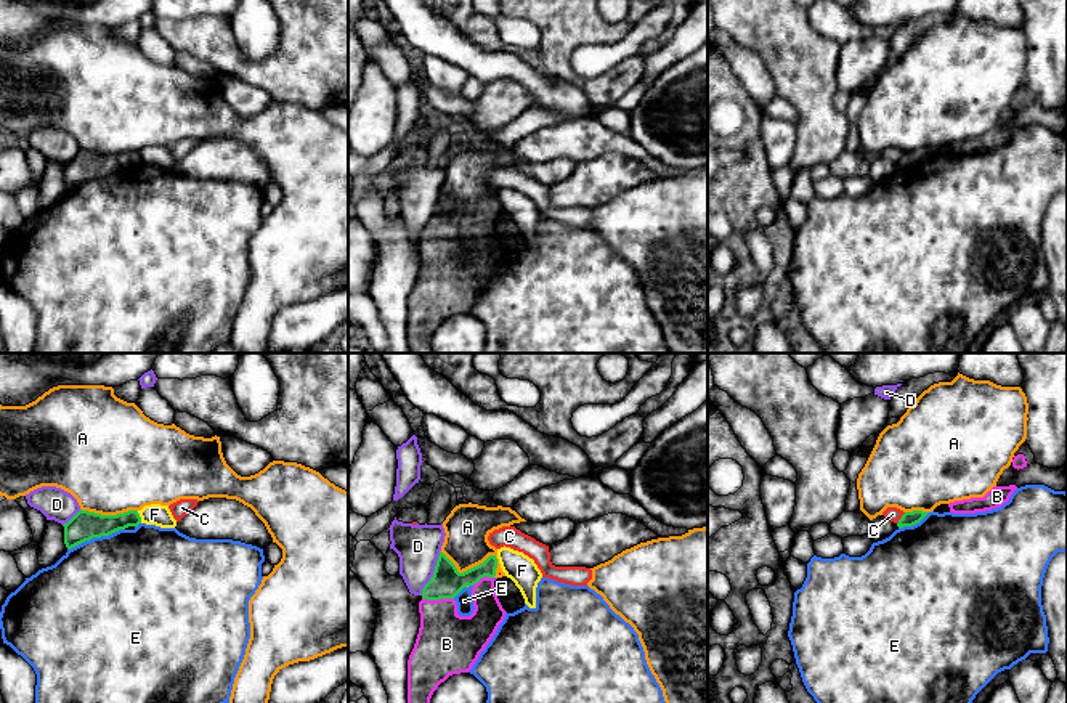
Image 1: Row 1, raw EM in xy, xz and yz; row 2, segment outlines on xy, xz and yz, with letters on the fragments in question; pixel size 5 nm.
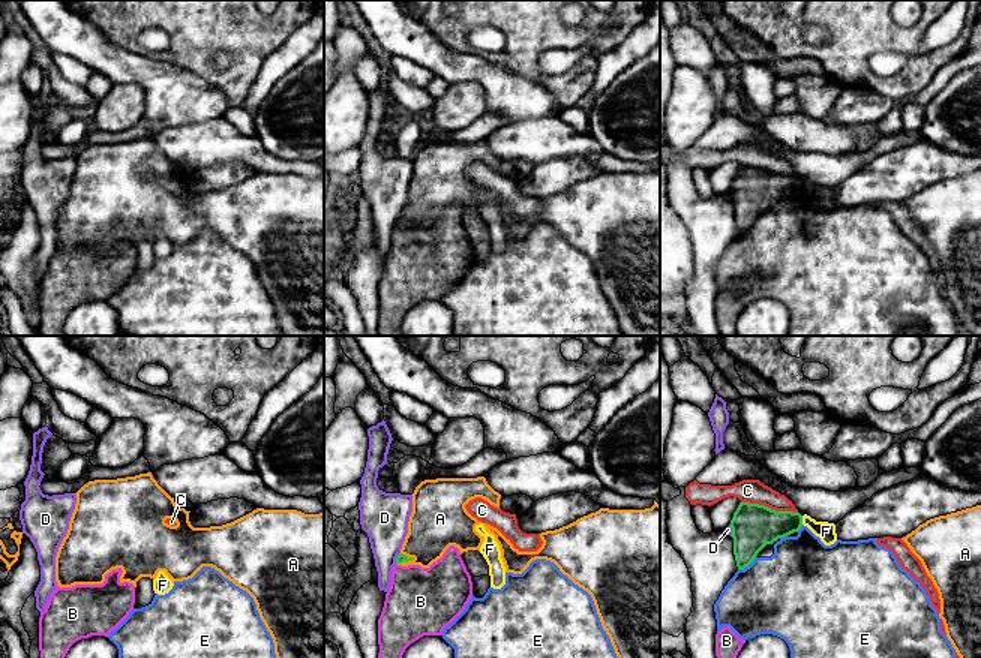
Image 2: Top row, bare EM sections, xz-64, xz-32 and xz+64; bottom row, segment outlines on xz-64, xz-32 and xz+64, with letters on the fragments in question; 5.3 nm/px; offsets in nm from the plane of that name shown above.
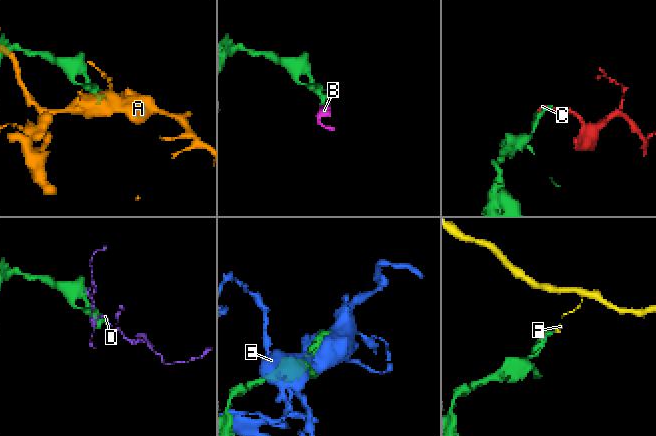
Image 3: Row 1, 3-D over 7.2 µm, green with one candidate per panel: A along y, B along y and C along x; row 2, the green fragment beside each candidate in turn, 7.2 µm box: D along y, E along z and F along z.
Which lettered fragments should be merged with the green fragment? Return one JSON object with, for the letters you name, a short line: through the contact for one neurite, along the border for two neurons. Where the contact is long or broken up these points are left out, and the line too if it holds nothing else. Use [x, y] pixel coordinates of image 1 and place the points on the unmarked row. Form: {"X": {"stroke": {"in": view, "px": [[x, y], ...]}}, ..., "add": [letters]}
{"B": {"stroke": {"in": "xz", "px": [[446, 223], [438, 239], [438, 262], [446, 284]]}}, "add": ["B"]}

